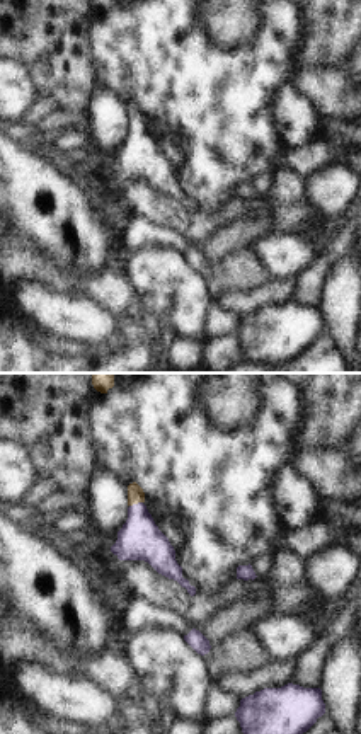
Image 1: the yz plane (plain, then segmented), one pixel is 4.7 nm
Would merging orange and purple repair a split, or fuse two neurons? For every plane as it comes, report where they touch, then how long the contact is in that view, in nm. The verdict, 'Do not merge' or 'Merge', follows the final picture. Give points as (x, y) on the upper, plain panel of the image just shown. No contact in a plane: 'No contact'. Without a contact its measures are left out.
Touches orange at (135, 121). Shared border 70 nm.

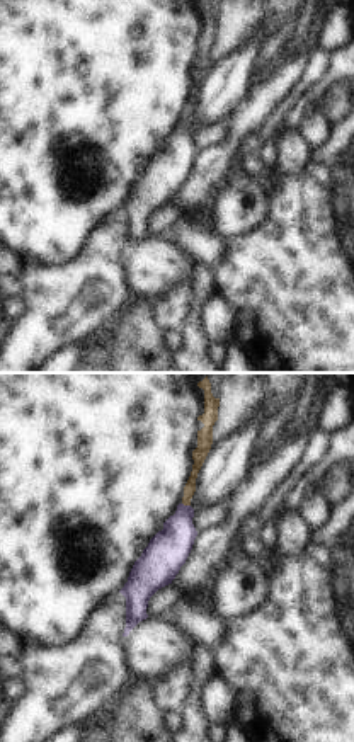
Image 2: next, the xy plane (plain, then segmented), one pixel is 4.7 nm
Touches orange at (186, 123). Shared border 40 nm.

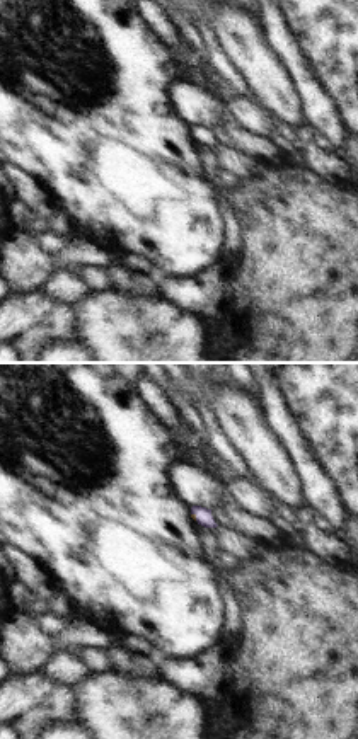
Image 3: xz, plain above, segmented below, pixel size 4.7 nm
Touches orange at (195, 135). Shared border 50 nm.

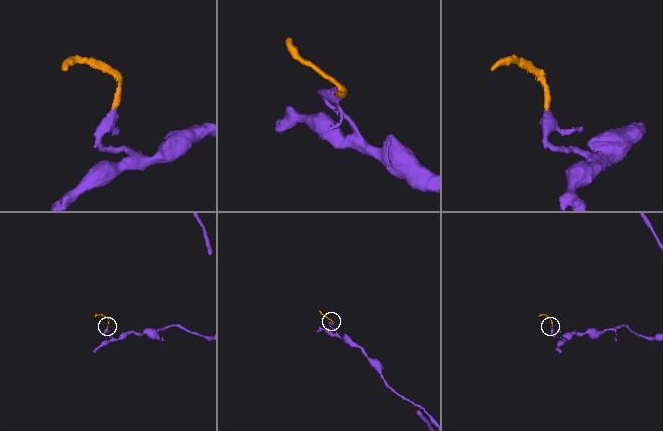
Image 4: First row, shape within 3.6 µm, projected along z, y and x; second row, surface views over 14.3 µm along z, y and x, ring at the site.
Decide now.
Merge.

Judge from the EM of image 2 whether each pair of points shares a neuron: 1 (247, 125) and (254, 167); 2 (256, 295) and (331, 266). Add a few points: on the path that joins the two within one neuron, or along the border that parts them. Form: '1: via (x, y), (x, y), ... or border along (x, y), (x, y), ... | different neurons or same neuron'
1: border along (244, 147), (234, 159) | different neurons
2: via (274, 283), (312, 283) | same neuron

